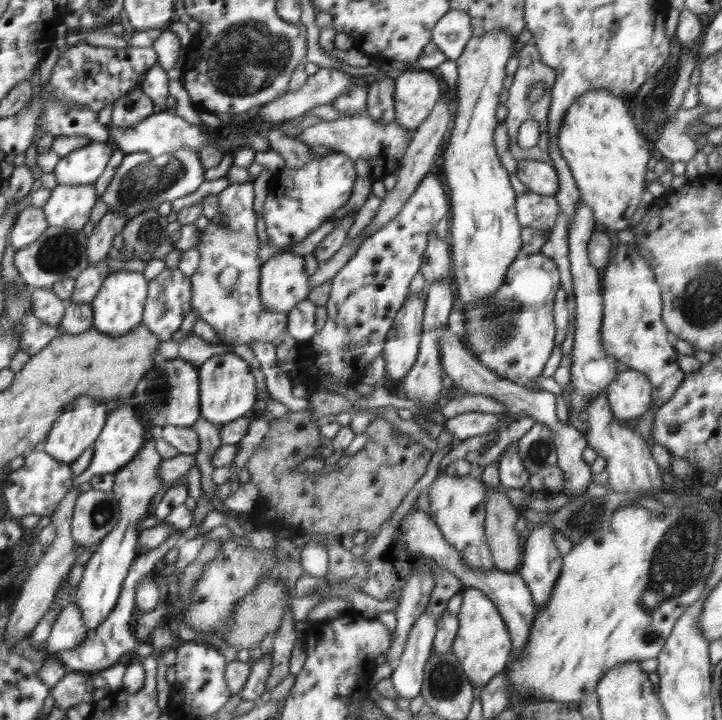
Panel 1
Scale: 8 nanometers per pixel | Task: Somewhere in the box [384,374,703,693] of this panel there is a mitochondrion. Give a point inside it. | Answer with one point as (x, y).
(587, 515)

